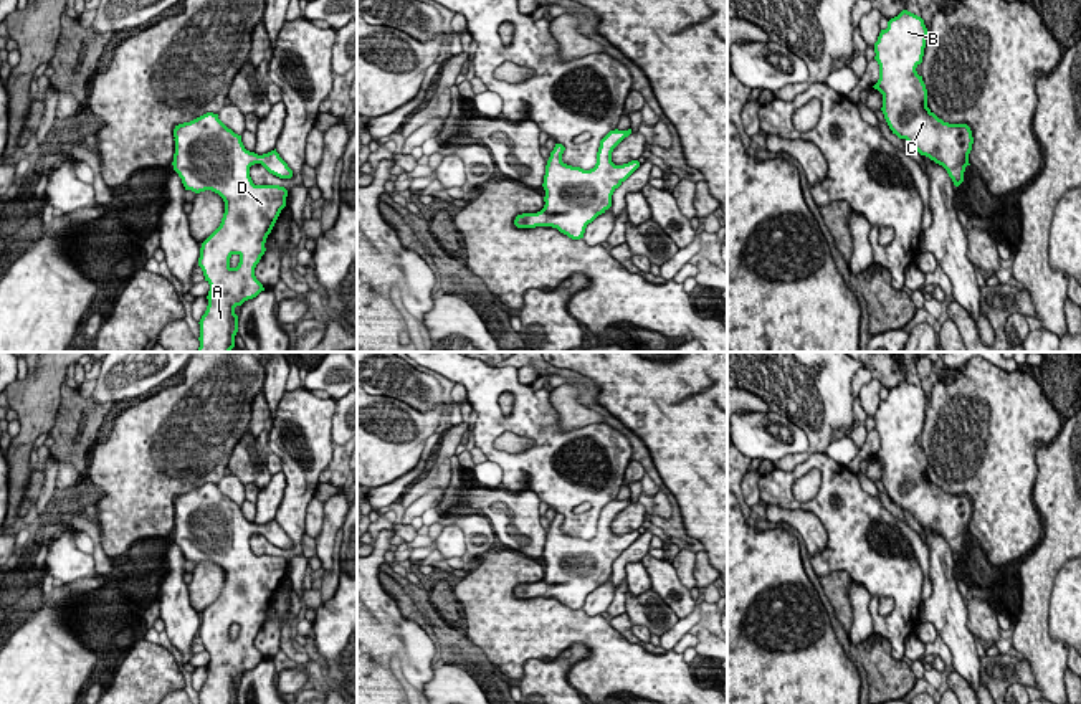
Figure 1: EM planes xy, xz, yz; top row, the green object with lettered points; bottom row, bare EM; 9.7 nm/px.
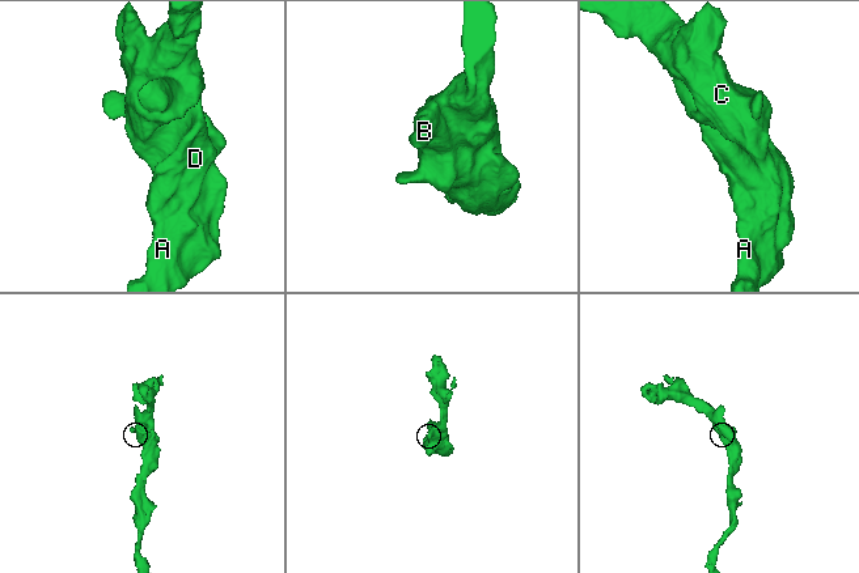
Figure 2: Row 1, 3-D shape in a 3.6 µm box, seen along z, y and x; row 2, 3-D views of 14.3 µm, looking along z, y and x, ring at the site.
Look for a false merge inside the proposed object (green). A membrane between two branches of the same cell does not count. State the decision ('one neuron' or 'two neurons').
one neuron

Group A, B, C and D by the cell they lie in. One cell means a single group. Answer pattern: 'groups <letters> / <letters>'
groups A B C D

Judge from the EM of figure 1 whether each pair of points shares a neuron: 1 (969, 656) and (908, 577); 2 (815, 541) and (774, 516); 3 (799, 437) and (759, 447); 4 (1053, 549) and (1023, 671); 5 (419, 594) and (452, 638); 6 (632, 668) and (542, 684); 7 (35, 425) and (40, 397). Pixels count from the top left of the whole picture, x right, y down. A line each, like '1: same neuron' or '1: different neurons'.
1: different neurons
2: same neuron
3: same neuron
4: different neurons
5: same neuron
6: different neurons
7: same neuron

